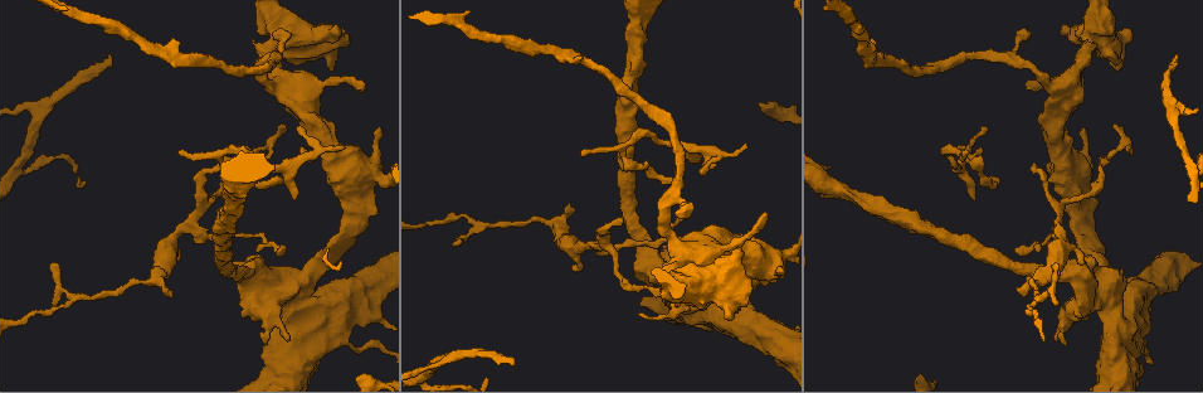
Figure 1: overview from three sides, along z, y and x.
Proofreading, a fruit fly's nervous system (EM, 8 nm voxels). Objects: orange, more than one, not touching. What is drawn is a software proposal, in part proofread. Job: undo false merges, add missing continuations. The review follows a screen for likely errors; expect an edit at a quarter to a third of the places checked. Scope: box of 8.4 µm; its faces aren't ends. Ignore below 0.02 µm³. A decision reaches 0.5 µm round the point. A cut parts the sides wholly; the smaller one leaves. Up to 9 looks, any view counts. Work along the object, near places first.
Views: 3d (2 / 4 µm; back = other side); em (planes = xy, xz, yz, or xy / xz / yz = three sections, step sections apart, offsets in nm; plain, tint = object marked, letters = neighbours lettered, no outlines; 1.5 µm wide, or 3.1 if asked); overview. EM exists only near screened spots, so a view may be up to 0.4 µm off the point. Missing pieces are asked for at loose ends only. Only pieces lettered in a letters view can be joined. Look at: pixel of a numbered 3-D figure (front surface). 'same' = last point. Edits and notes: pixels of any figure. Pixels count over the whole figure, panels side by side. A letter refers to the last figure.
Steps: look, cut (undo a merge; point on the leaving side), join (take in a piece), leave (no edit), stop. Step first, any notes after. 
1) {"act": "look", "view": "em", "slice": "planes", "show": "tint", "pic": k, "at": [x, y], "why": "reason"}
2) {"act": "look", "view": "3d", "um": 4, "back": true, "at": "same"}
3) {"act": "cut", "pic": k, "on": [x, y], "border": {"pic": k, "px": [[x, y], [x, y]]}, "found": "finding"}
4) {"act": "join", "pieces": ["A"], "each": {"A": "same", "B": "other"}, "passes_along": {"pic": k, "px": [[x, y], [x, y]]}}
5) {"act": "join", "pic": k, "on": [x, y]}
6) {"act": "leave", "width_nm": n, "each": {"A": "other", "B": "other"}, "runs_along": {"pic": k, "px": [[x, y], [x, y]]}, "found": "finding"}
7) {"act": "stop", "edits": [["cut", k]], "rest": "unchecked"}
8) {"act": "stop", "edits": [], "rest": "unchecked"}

{"act": "look", "view": "em", "slice": "xz", "step": 4, "show": "letters", "pic": 1, "at": [513, 365], "why": "an open end"}

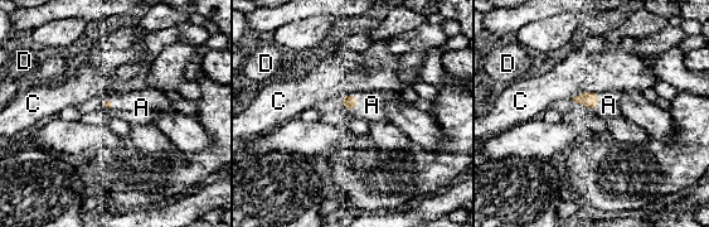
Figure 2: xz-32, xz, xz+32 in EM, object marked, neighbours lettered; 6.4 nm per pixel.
{"act": "look", "view": "em", "slice": "planes", "show": "letters", "at": "same"}

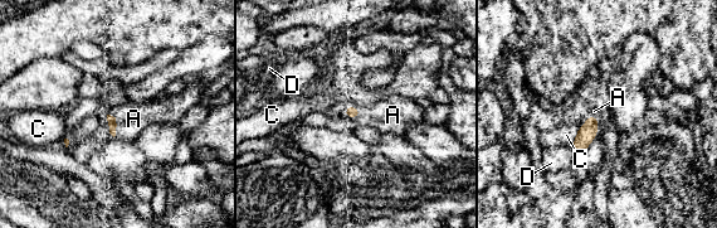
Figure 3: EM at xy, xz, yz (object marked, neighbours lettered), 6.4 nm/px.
{"act": "join", "pieces": ["A"], "each": {"A": "same", "C": "other", "D": "other"}, "found": "the neuron continues"}

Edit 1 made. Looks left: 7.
{"act": "look", "view": "3d", "um": 2, "pic": 1, "at": [1084, 263], "why": "free end"}

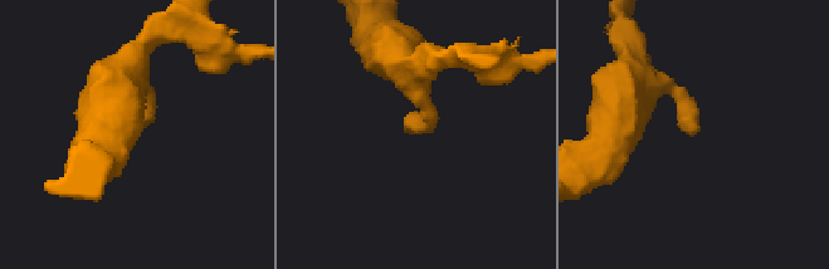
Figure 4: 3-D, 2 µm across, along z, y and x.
{"act": "look", "view": "em", "slice": "yz", "step": 8, "show": "letters", "pic": 4, "at": [694, 129]}

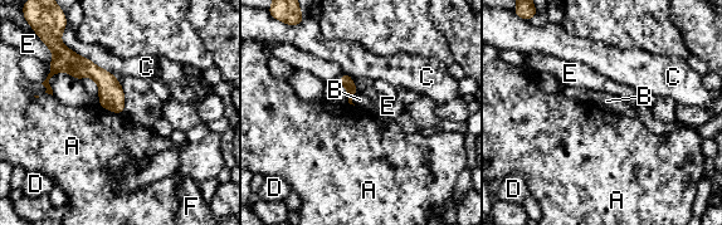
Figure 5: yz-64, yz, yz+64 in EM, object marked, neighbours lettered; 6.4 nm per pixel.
{"act": "leave", "width_nm": 160, "each": {"A": "other", "B": "other", "C": "other", "D": "other", "E": "other", "F": "other"}, "border": {"pic": 5, "px": [[120, 83], [123, 91], [125, 112]]}, "found": "none of them fits"}

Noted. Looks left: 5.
{"act": "look", "view": "em", "slice": "planes", "show": "letters", "pic": 1, "at": [974, 198], "why": "branch stops here"}

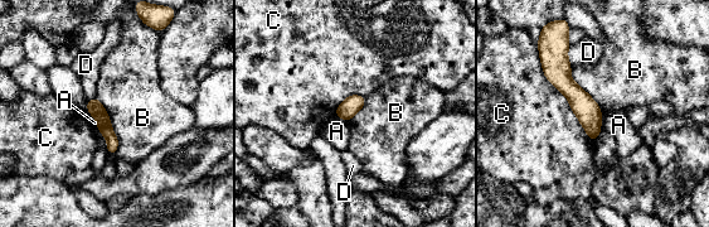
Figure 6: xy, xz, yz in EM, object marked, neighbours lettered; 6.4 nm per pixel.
{"act": "leave", "longest_contact_nm": ["C", 500], "each": {"A": "other", "B": "other", "C": "other", "D": "other"}, "border": {"pic": 6, "px": [[96, 96], [117, 139], [115, 154]]}, "found": "none of them fits"}

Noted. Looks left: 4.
{"act": "look", "view": "3d", "um": 4, "pic": 1, "at": [182, 152], "why": "tapers out"}

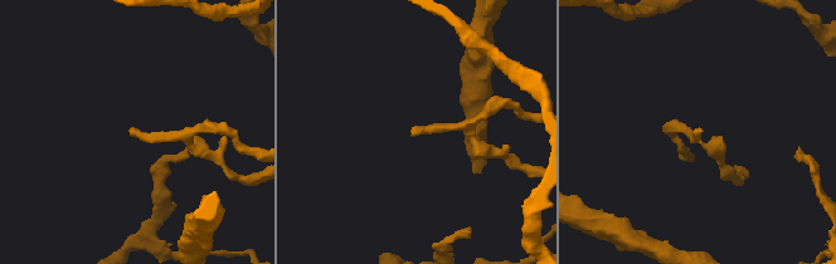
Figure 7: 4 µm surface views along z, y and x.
{"act": "look", "view": "em", "slice": "planes", "show": "tint", "pic": 7, "at": [698, 129]}

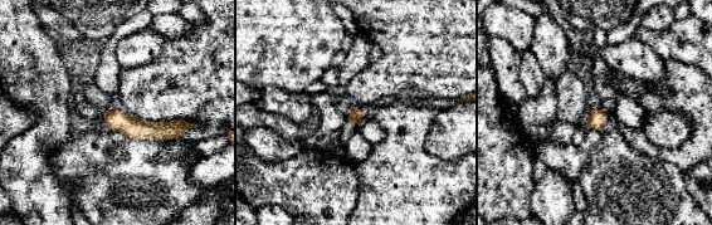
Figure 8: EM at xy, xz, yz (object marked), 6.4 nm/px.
{"act": "look", "view": "em", "slice": "planes", "show": "letters", "at": "same"}

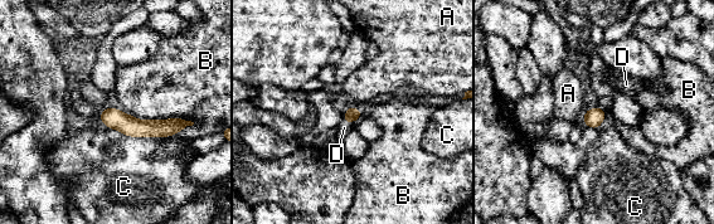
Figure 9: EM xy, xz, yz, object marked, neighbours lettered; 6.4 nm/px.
{"act": "join", "pieces": ["D"], "each": {"A": "other", "B": "other", "C": "other", "D": "same"}, "found": "the neuron continues"}

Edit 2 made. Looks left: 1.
{"act": "stop", "edits": [["join", 3], ["join", 9]], "rest": "unchecked"}

